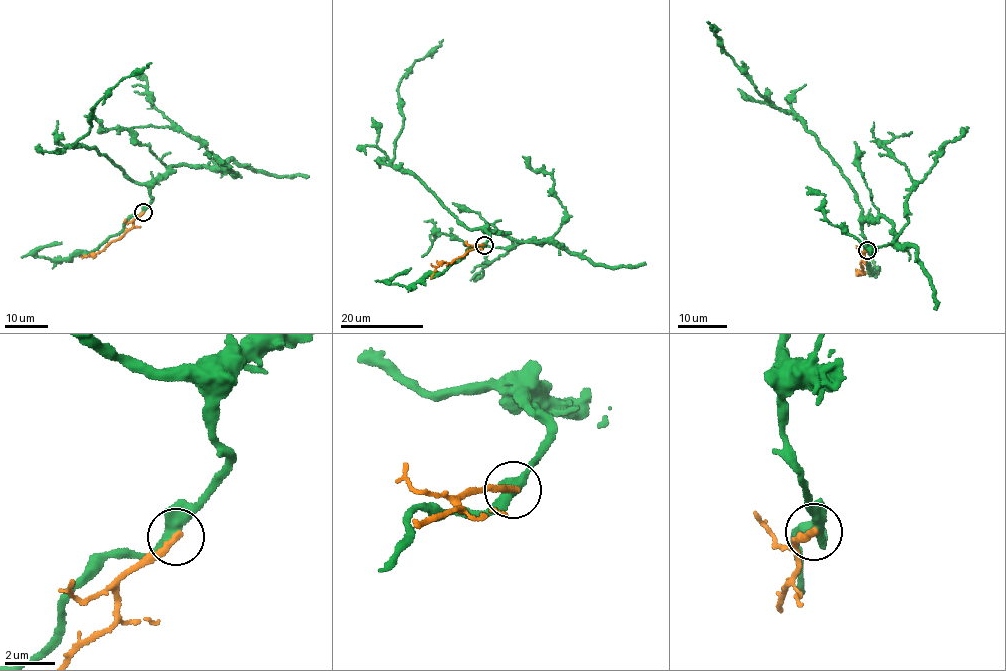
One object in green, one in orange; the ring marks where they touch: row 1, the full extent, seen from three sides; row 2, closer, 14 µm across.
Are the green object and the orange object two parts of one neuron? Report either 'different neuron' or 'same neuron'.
different neuron

